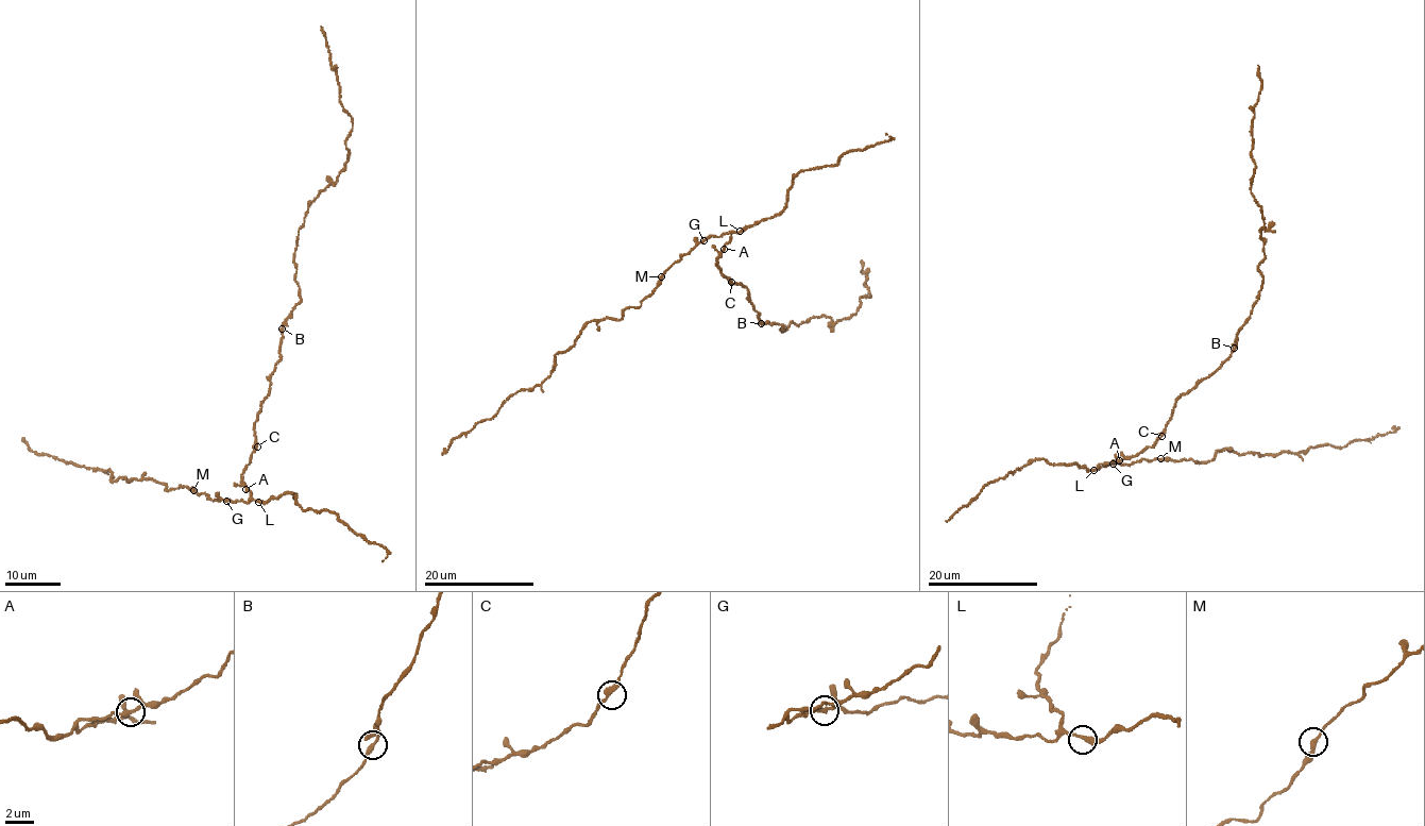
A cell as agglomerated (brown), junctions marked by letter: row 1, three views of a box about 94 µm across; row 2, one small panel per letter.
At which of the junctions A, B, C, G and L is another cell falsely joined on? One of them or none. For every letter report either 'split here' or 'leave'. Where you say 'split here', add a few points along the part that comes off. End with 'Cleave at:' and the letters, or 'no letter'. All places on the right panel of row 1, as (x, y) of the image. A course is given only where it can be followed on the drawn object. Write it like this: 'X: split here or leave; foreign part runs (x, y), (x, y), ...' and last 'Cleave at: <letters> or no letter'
A: leave
B: leave
C: leave
G: leave
L: leave
Cleave at: no letter

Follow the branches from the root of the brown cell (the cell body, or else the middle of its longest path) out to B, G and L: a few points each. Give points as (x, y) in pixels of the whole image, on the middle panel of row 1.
B: (729, 279), (731, 283), (741, 283), (747, 288), (761, 323)
G: (729, 279), (722, 274), (721, 268), (715, 264), (731, 233), (718, 237), (710, 235), (703, 240)
L: (729, 279), (722, 274), (721, 268), (715, 264), (731, 234), (740, 231)

